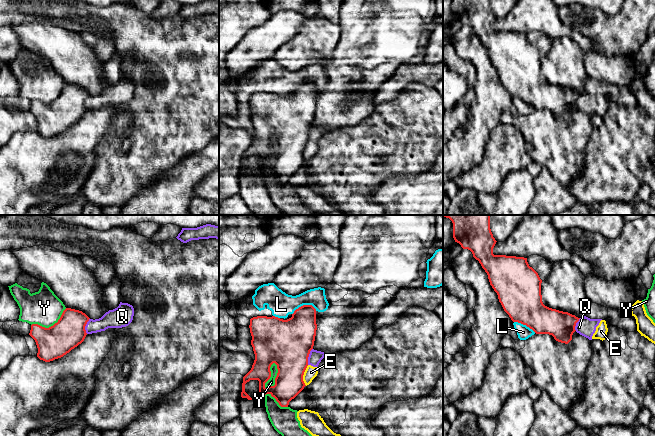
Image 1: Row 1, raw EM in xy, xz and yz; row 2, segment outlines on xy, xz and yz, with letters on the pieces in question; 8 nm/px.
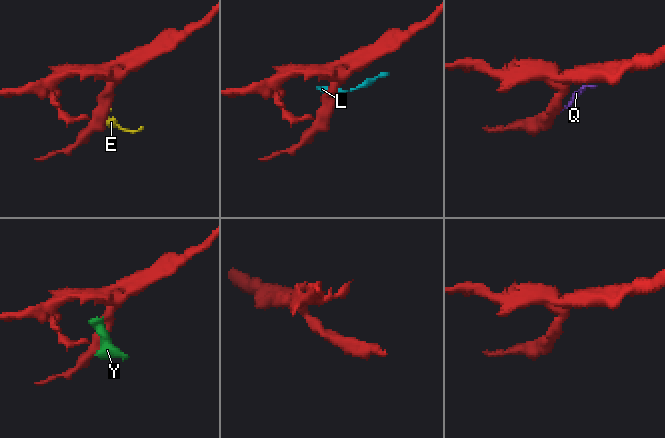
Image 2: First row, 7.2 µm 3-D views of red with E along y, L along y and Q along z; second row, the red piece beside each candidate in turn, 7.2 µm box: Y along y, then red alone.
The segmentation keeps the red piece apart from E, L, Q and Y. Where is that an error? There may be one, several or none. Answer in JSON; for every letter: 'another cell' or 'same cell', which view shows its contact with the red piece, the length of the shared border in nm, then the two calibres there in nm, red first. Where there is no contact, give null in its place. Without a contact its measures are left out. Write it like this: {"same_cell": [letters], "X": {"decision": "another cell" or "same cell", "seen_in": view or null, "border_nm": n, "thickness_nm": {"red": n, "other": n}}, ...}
{"same_cell": [], "E": {"decision": "another cell", "seen_in": "xz", "border_nm": 170, "thickness_nm": {"red": 340, "other": 100}}, "L": {"decision": "another cell", "seen_in": "xz", "border_nm": 200, "thickness_nm": {"red": 300, "other": 190}}, "Q": {"decision": "another cell", "seen_in": "xz", "border_nm": 140, "thickness_nm": {"red": 380, "other": 110}}, "Y": {"decision": "another cell", "seen_in": "xz", "border_nm": 220, "thickness_nm": {"red": 300, "other": 60}}}

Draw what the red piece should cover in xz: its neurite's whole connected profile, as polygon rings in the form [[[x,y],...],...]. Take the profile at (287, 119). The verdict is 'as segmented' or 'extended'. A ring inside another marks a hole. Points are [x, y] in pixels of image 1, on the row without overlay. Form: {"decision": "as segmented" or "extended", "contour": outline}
{"decision": "as segmented", "contour": [[[303,81],[296,85],[292,93],[283,96],[272,92],[257,92],[250,95],[250,109],[252,112],[251,121],[255,130],[255,136],[251,146],[243,153],[241,173],[252,176],[252,174],[245,168],[245,160],[250,156],[259,157],[259,173],[265,179],[265,171],[270,170],[276,175],[281,183],[288,183],[289,178],[294,175],[306,162],[303,157],[304,148],[308,142],[308,133],[310,127],[313,125],[317,100],[316,100],[316,85],[312,81]],[[275,139],[277,141],[278,149],[275,154],[275,161],[265,163],[265,159],[271,153],[270,143]]]}

